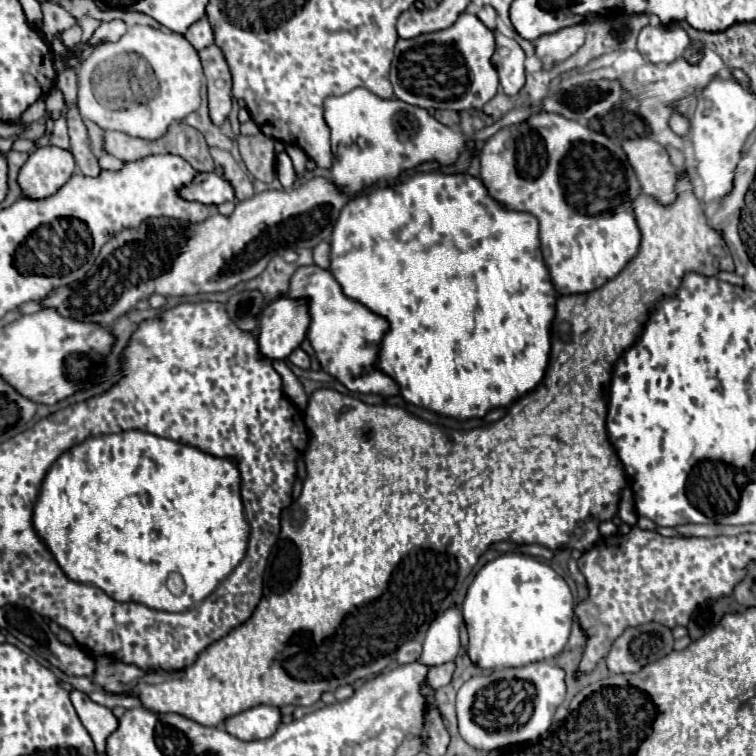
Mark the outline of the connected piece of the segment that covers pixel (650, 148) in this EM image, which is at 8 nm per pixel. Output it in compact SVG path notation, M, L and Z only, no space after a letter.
M652 138L624 140L622 148L640 180L642 192L664 206L672 204L678 198L676 184L680 170L670 162L666 148Z

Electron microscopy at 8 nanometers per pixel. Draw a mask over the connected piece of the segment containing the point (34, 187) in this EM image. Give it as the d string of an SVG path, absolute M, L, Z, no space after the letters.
M44 146L30 154L18 174L18 186L24 198L42 200L56 194L74 174L76 162L68 150Z

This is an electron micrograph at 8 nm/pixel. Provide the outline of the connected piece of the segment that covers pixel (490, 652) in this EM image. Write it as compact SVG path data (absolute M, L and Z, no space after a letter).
M504 554L488 562L470 584L462 616L468 628L468 656L484 670L518 668L556 658L570 636L574 600L562 576L526 554Z

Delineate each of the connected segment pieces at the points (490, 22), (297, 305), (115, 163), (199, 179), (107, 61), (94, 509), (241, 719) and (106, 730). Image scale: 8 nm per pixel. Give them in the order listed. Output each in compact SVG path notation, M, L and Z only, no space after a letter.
M484 6L480 12L478 12L478 18L490 28L490 30L496 30L496 18L498 18L498 14L496 14L496 10L492 8L492 6Z
M274 300L260 320L260 356L266 360L286 360L304 340L310 324L304 300Z
M104 154L98 162L100 162L102 170L120 170L126 164L126 162L122 162L122 160L118 160L118 158L110 156L110 154Z
M200 172L196 178L178 190L180 198L200 202L204 206L220 206L226 200L234 200L234 190L228 180L220 178L216 172Z
M132 26L118 42L98 44L92 56L82 66L78 66L78 108L84 118L96 122L104 130L118 130L128 136L152 142L162 138L172 122L180 122L198 110L202 100L202 78L204 74L198 52L182 34L150 26Z
M128 430L128 432L120 432L120 434L86 438L82 444L76 444L70 450L66 450L64 454L60 454L60 458L50 466L48 474L42 480L32 522L36 524L34 526L36 534L44 540L50 554L56 558L62 572L70 580L82 582L82 584L94 584L118 602L138 602L138 604L144 604L154 610L184 612L184 610L196 606L198 602L202 602L226 576L230 576L234 566L238 566L238 562L246 554L250 526L244 518L240 490L242 490L242 478L240 478L238 462L234 462L232 458L218 458L218 456L206 454L204 450L198 450L194 446L174 442L170 438L160 438L160 436L154 436L148 432L140 432L140 430Z
M256 706L244 710L224 722L224 728L240 740L264 740L278 730L282 722L280 708L276 706Z
M72 690L70 698L72 698L72 704L74 704L84 728L90 732L90 736L96 744L96 752L106 754L106 740L118 728L116 716L110 710L106 710L104 706L94 704L84 692Z

